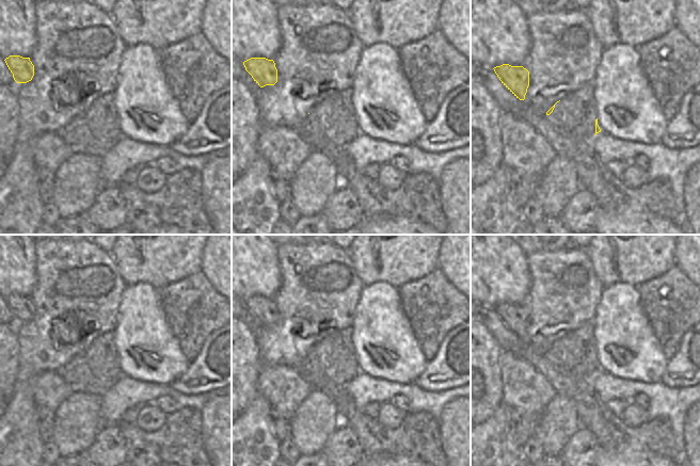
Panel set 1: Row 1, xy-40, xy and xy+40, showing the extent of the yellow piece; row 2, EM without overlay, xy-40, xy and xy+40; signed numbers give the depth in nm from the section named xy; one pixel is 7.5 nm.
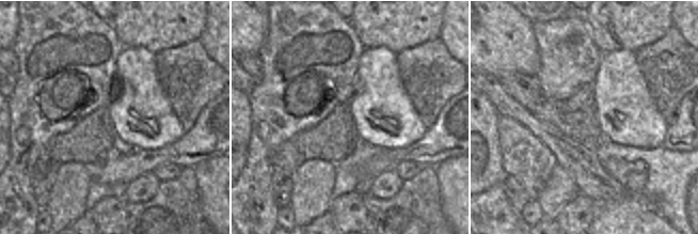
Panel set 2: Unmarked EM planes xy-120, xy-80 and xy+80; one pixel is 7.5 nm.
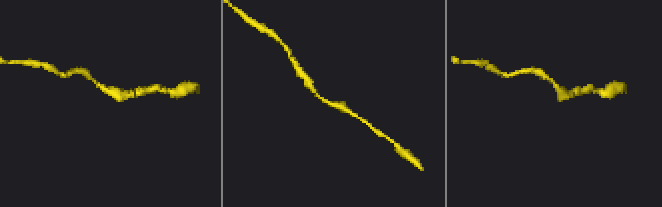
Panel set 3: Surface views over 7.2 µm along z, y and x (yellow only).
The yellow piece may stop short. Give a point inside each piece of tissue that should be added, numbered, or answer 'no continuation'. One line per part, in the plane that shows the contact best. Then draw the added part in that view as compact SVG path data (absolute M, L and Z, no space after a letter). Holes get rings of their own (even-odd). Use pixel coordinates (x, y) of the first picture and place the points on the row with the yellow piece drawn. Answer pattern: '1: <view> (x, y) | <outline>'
no continuation

